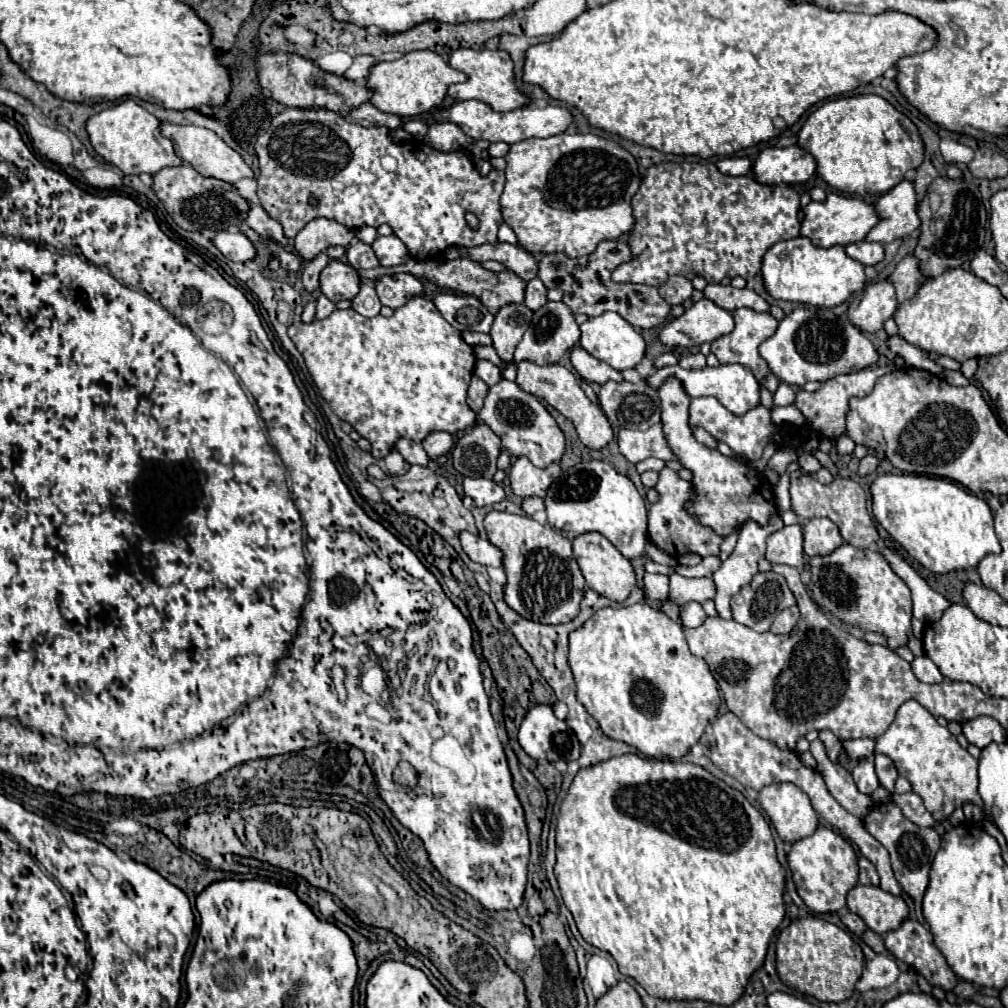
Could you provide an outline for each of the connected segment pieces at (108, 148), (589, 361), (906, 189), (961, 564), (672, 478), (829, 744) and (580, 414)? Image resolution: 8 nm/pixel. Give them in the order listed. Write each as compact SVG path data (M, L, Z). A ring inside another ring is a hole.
M124 100L116 108L102 110L88 120L88 134L94 150L124 174L156 174L168 166L180 166L182 160L174 152L172 140L160 134L160 120L134 100Z
M574 346L570 352L570 362L576 368L576 372L588 380L588 382L596 382L596 384L604 384L608 380L614 382L622 382L622 374L614 368L610 368L606 362L594 358L590 352L586 352L582 346Z
M902 180L898 186L880 196L880 200L876 202L880 222L868 232L866 240L886 244L896 238L912 234L922 224L916 210L918 210L918 198L914 182Z
M882 474L872 486L872 512L890 536L936 574L974 568L986 554L1000 554L990 506L952 480L920 474Z
M664 468L660 472L660 480L656 484L656 490L660 492L660 500L650 506L648 510L648 536L654 546L658 546L662 552L666 552L672 558L678 558L682 554L698 554L702 558L706 556L718 556L720 544L724 542L724 536L716 534L710 526L702 526L694 514L686 510L686 502L694 498L694 486L692 482L686 482L678 476L678 472Z
M822 730L818 738L824 742L828 758L830 758L834 764L838 764L838 756L840 756L840 752L842 752L842 744L840 744L840 738L836 738L836 736L834 736L830 730Z
M524 360L520 366L518 366L518 376L516 376L516 384L528 392L528 394L534 394L536 398L540 400L546 400L550 406L554 406L560 414L564 414L568 420L574 422L574 428L580 436L580 442L586 444L588 448L594 448L594 450L600 450L604 446L608 446L612 440L614 440L614 432L612 432L612 426L606 418L606 414L602 412L600 406L594 406L584 390L580 388L580 382L578 378L564 366L560 364L548 364L548 366L538 366L534 362L528 362Z

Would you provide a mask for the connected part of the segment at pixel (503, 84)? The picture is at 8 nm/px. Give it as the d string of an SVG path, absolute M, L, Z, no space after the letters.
M462 48L462 50L456 50L450 56L448 64L468 76L468 82L452 84L448 88L448 94L454 100L480 100L480 102L490 104L498 112L510 112L510 110L522 108L522 106L526 106L530 102L530 96L520 92L518 86L516 86L516 82L514 82L514 62L512 62L510 54L504 52L504 50Z

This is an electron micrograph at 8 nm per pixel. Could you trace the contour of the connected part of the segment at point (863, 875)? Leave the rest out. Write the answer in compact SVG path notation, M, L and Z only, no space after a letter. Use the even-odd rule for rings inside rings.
M860 856L858 858L858 866L860 866L860 884L870 884L870 886L878 886L878 872L876 872L876 868L874 868L874 864L868 860L868 858L864 858L864 856Z

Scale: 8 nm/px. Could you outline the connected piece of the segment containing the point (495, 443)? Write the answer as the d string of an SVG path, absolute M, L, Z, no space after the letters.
M476 424L464 430L456 442L452 460L454 468L472 478L492 478L496 472L496 458L500 454L500 438L486 424Z

